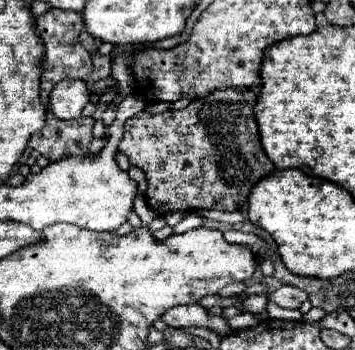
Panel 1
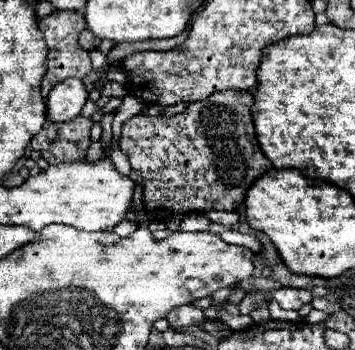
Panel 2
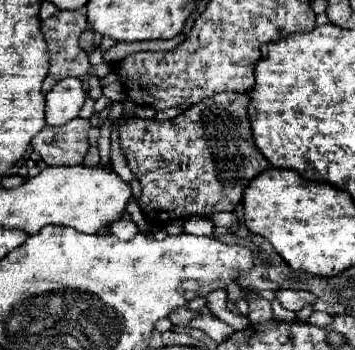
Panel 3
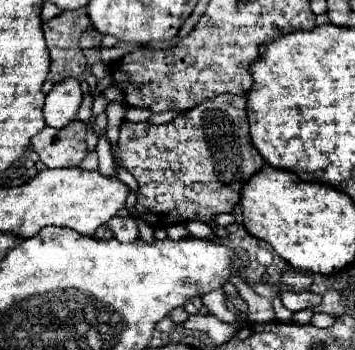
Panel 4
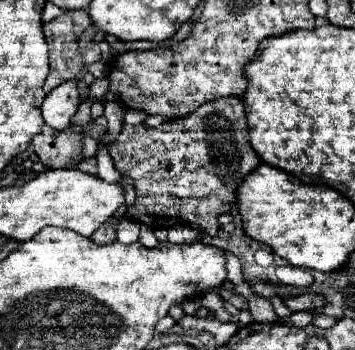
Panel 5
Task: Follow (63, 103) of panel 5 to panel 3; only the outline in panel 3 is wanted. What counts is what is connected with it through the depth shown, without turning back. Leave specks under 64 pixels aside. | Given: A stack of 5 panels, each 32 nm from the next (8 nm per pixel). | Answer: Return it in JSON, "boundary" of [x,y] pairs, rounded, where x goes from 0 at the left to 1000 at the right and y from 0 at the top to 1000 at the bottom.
{"boundary":[[[186,223],[169,229],[135,269],[130,269],[130,349],[135,354],[186,354],[220,331],[225,309],[237,303],[242,263],[231,251],[225,223]]]}

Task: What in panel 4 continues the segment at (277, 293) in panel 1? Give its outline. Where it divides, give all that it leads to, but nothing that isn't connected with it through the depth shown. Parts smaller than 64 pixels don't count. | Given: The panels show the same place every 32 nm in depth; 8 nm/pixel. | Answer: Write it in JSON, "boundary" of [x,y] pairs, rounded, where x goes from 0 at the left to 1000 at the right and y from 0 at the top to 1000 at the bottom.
{"boundary":[[[789,834],[783,840],[794,869],[823,886],[823,891],[839,891],[839,886],[856,886],[856,880],[879,880],[890,869],[901,869],[901,846],[896,840],[879,840],[879,834]]]}

